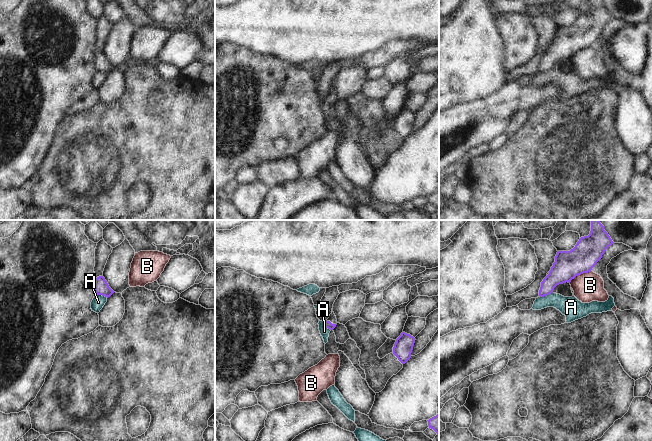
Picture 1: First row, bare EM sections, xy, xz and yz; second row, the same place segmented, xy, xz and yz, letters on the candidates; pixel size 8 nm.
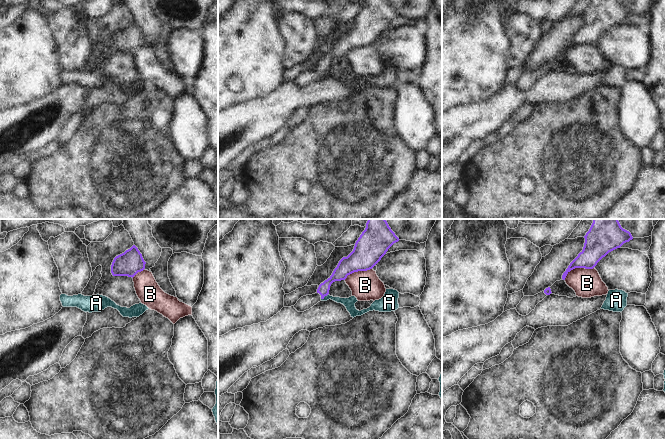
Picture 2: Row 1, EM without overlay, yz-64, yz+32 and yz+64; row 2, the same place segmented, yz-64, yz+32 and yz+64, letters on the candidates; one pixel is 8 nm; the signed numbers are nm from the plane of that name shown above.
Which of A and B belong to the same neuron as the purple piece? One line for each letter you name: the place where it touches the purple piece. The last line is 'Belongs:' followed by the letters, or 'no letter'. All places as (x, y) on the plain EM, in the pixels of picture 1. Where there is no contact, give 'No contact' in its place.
Belongs: no letter.

